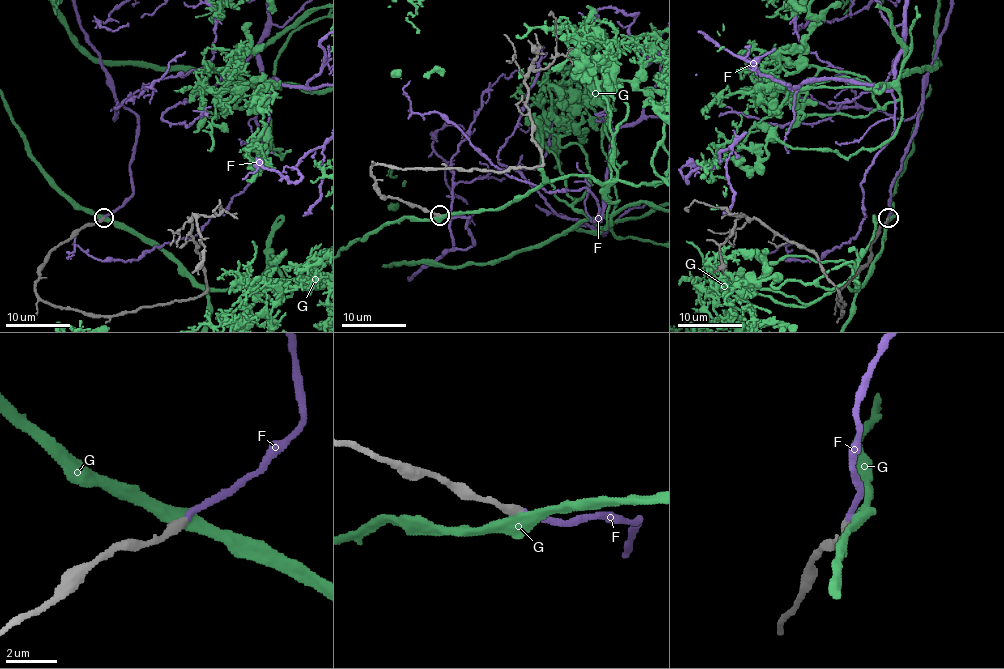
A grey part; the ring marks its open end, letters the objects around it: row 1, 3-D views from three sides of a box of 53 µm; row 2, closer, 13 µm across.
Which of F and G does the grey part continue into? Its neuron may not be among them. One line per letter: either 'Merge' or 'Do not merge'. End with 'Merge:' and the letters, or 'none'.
F: Merge
G: Do not merge
Merge: F

